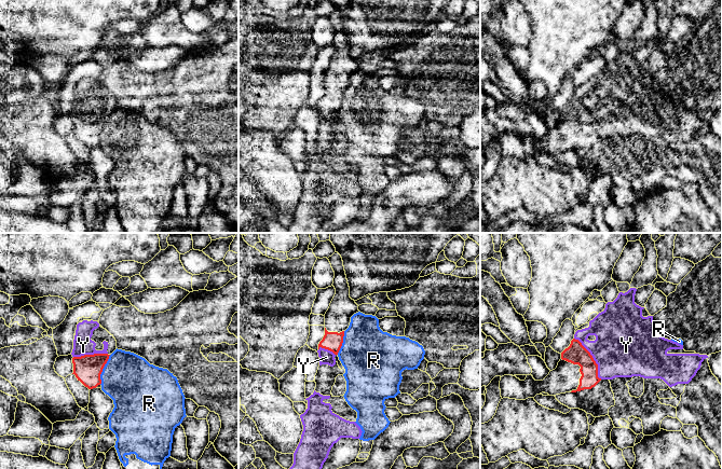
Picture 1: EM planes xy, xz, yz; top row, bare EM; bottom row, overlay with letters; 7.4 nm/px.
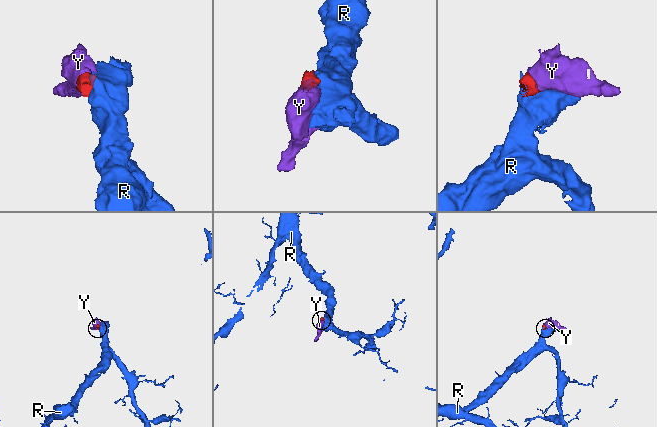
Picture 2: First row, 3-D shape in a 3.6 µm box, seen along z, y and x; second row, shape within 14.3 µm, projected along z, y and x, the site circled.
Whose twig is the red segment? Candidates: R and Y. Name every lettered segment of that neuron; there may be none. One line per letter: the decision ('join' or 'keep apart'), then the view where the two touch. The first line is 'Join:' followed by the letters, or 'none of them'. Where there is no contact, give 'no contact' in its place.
Join: Y
R: keep apart; contact in xy
Y: join; contact in yz

